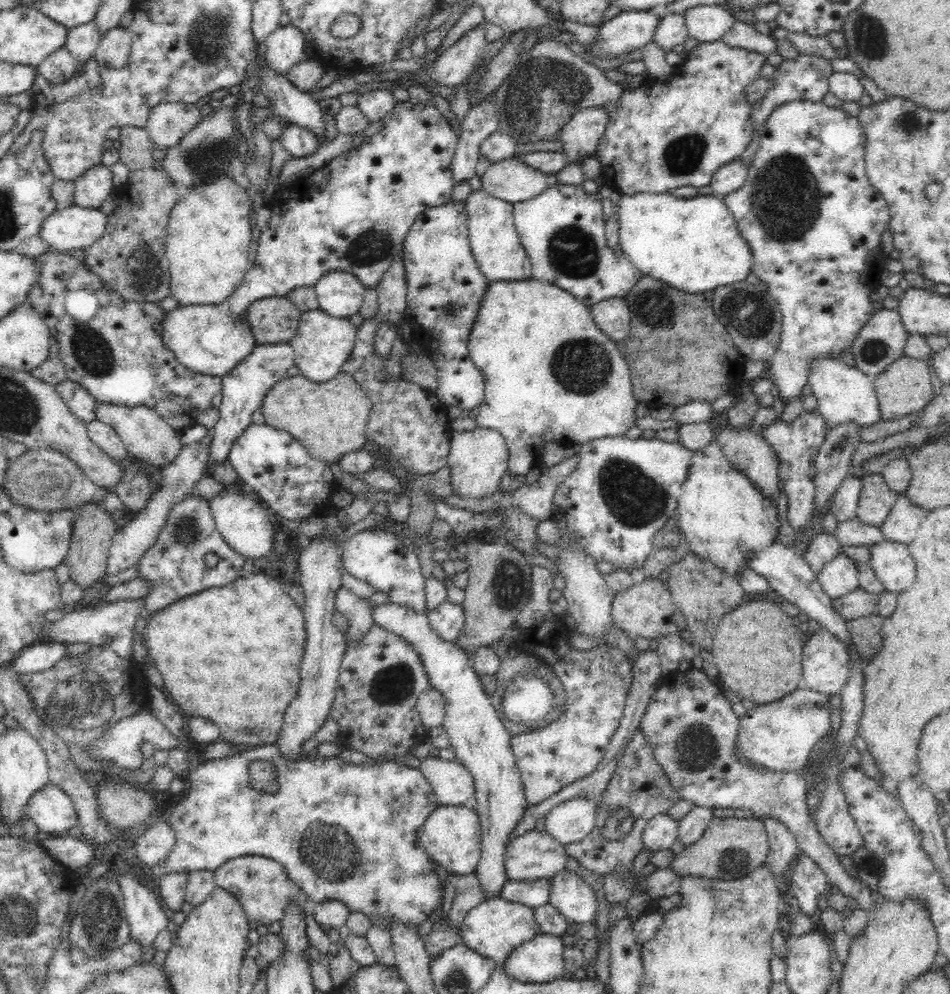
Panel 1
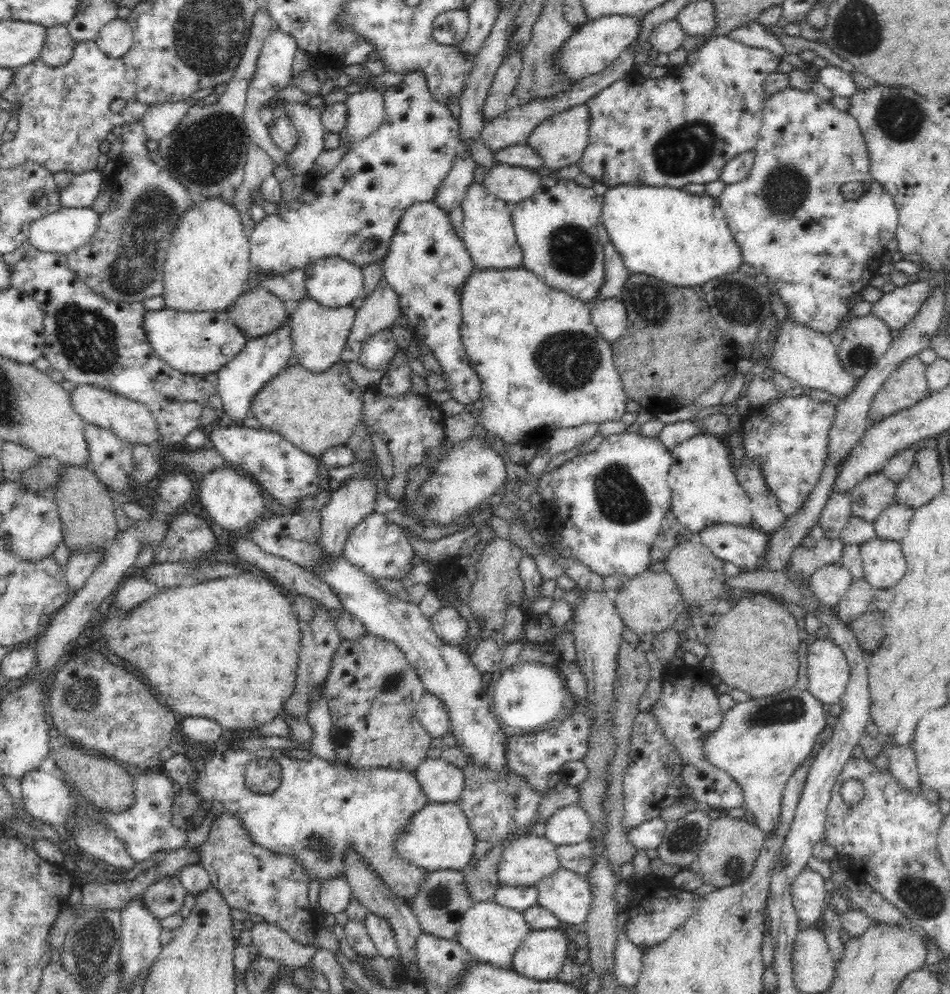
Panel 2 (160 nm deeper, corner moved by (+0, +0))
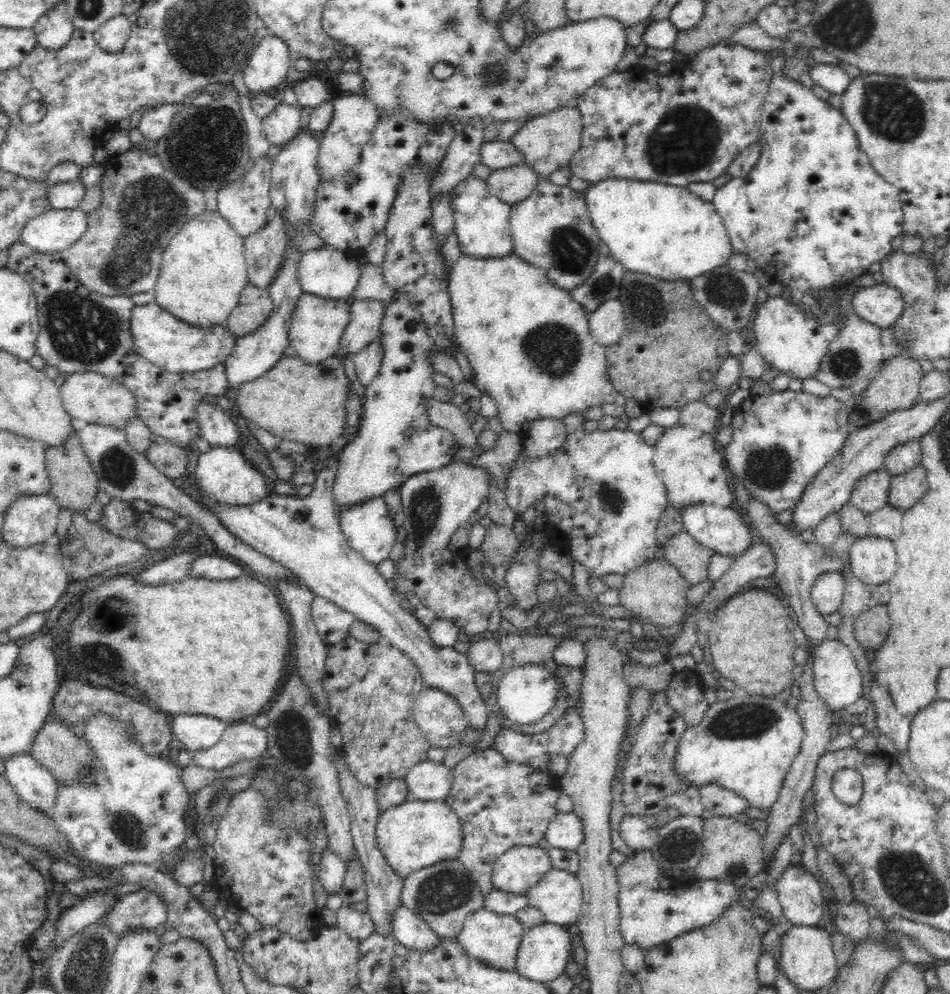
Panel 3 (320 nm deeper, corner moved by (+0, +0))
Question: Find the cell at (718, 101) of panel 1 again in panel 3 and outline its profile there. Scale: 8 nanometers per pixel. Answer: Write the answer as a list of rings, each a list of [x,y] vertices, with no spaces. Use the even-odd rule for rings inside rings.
[[[726,39],[715,46],[699,50],[694,60],[688,62],[680,72],[674,74],[660,74],[655,69],[649,70],[641,67],[634,67],[629,71],[615,71],[613,74],[602,78],[592,88],[586,90],[581,97],[574,102],[582,117],[581,146],[571,158],[568,168],[576,177],[588,183],[598,182],[604,178],[626,178],[630,180],[662,182],[674,186],[686,187],[691,182],[710,182],[727,172],[730,163],[746,147],[755,144],[760,138],[761,114],[763,104],[768,92],[768,86],[772,77],[772,57],[762,51],[755,51],[746,46],[735,44]]]

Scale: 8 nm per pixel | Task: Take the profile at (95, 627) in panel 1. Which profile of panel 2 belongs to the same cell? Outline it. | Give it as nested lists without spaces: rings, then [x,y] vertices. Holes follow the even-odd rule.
[[[142,572],[139,575],[130,577],[129,580],[123,582],[119,587],[115,598],[113,599],[113,606],[126,613],[130,608],[138,606],[140,602],[144,602],[146,598],[152,598],[156,593],[160,592],[160,588],[155,582],[146,578]]]

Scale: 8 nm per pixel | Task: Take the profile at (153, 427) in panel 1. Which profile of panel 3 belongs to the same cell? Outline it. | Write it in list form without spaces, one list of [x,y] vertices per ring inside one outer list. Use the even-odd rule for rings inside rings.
[[[98,372],[64,373],[64,382],[59,387],[63,407],[71,418],[122,429],[132,416],[136,416],[136,401],[130,390]]]

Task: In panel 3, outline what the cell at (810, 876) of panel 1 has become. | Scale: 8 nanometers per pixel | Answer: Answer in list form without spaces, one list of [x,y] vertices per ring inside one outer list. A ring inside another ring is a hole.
[[[802,864],[786,867],[776,880],[774,891],[786,920],[793,925],[818,926],[827,902],[820,885]]]

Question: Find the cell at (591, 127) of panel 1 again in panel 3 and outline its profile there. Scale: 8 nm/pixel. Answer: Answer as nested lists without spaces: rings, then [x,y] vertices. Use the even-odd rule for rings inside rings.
[[[574,105],[528,118],[518,129],[510,142],[522,154],[522,162],[535,170],[541,180],[548,179],[555,170],[568,166],[581,146],[582,117]]]

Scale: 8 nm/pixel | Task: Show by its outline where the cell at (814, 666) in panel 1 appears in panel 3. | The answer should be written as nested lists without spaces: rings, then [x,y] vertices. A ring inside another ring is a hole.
[[[826,638],[813,650],[813,677],[820,698],[834,711],[864,698],[863,676],[855,656],[837,638]]]

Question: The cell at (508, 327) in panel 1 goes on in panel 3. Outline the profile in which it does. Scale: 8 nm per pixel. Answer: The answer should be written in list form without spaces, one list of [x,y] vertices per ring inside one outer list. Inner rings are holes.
[[[513,252],[502,256],[502,258],[476,258],[469,254],[462,254],[448,268],[448,273],[448,295],[450,295],[450,312],[452,313],[455,339],[472,367],[475,386],[481,392],[489,394],[496,401],[498,407],[497,417],[500,419],[501,426],[508,432],[514,432],[519,436],[523,436],[526,430],[530,428],[530,424],[540,418],[560,420],[560,418],[564,418],[570,412],[586,413],[590,406],[601,406],[604,402],[613,403],[616,400],[619,392],[614,388],[610,380],[606,379],[604,381],[604,378],[609,376],[606,368],[606,349],[603,346],[597,345],[596,341],[592,338],[588,326],[589,317],[586,316],[586,311],[582,309],[582,305],[574,301],[567,290],[558,288],[558,286],[550,283],[550,280],[541,268],[526,262],[526,260]]]

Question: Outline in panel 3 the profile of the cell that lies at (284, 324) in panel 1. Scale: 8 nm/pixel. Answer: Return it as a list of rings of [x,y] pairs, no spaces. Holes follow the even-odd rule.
[[[249,283],[242,289],[238,304],[229,314],[224,326],[232,333],[232,337],[239,338],[262,326],[262,323],[270,316],[272,308],[268,289]]]

